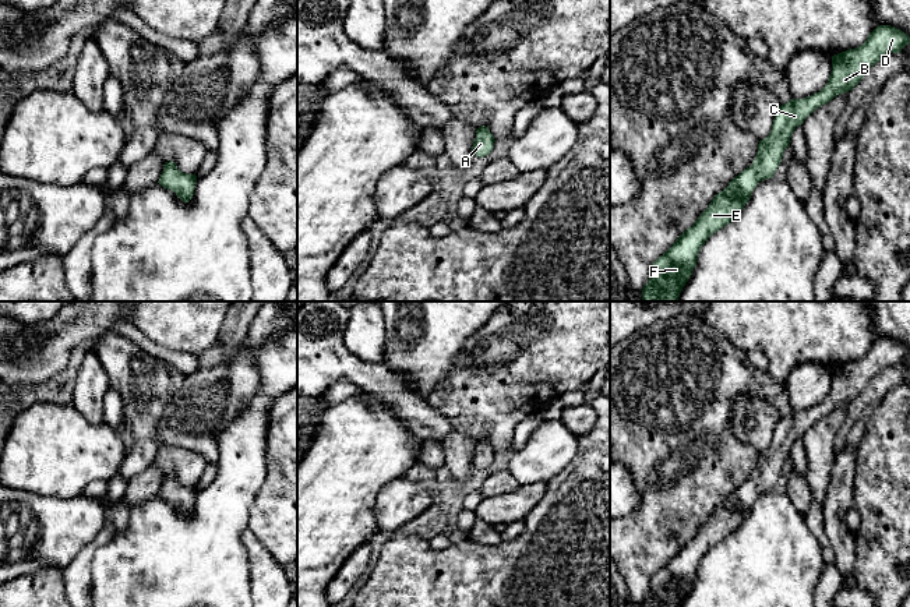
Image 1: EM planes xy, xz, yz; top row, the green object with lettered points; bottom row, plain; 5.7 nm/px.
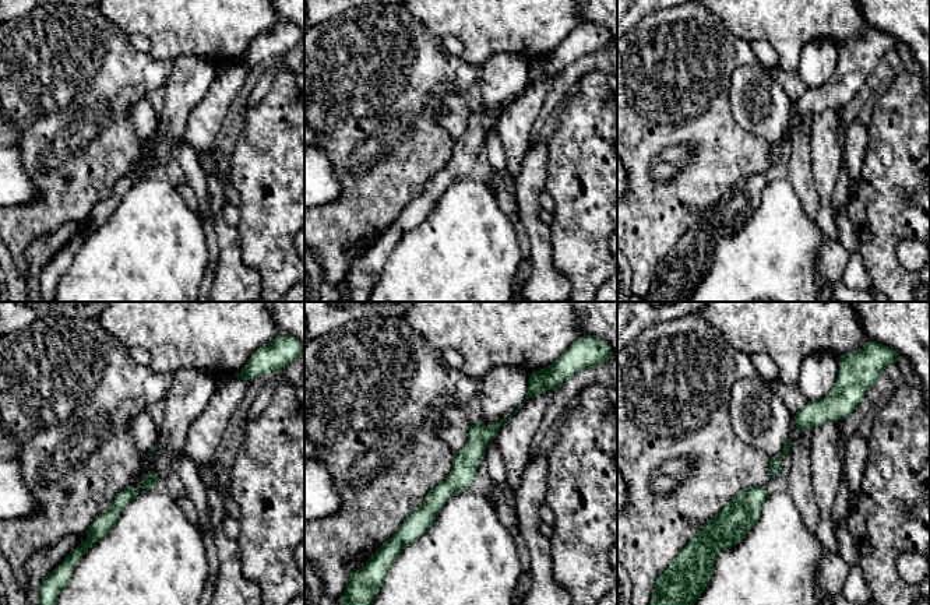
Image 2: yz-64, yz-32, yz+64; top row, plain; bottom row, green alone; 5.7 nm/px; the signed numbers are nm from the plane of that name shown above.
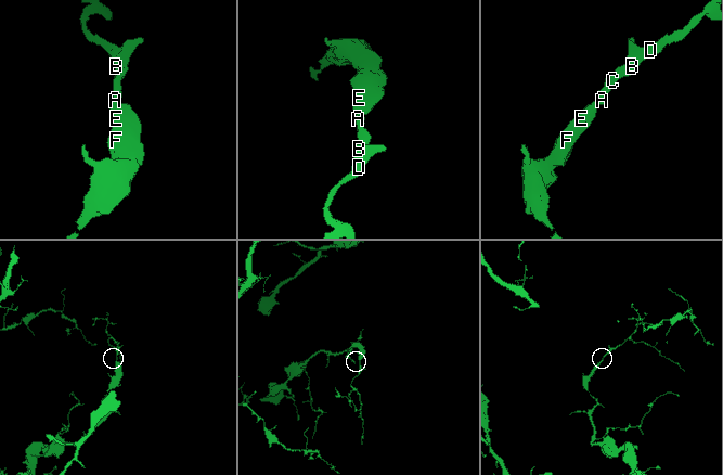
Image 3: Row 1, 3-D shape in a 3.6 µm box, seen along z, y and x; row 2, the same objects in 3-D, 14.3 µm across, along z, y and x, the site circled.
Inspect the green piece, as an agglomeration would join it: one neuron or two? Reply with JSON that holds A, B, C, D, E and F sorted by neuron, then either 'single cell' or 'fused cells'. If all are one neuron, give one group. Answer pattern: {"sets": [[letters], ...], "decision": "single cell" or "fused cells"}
{"sets": [["A", "B", "C", "D", "E", "F"]], "decision": "single cell"}

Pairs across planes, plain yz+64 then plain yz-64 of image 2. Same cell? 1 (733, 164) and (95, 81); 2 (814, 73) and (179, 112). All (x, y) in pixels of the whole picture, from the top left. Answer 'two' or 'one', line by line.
1: one
2: one

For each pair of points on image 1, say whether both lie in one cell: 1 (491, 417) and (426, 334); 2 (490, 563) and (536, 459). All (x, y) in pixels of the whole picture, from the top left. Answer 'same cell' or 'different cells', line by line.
1: different cells
2: different cells

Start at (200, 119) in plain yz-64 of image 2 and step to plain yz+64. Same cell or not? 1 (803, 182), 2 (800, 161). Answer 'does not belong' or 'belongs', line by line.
1: does not belong
2: does not belong

